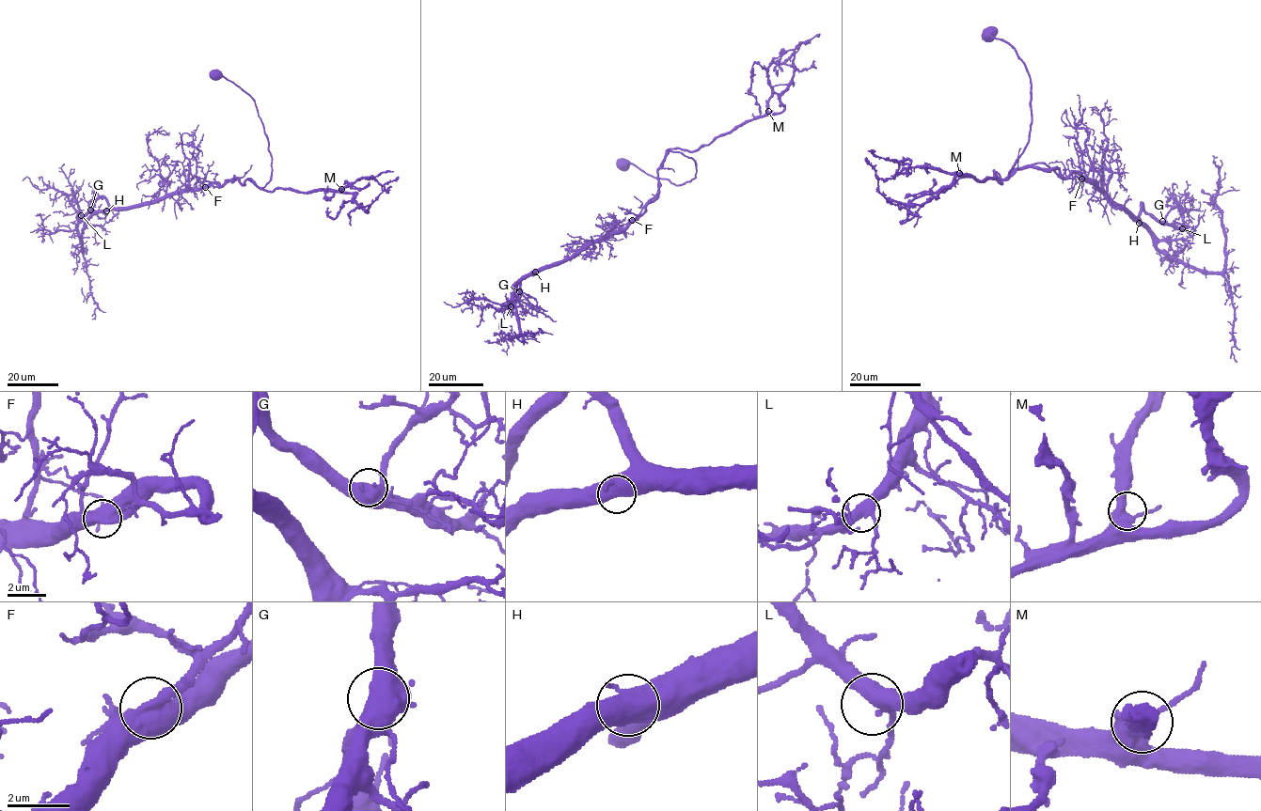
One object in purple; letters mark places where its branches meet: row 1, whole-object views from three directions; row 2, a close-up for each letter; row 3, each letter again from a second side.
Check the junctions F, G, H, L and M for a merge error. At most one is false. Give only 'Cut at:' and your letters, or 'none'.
Cut at: none

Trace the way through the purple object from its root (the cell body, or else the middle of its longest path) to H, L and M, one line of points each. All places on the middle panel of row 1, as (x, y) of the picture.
H: (622, 165), (677, 185), (697, 170), (691, 158), (667, 150), (659, 191), (622, 230), (535, 272)
L: (622, 165), (677, 185), (697, 170), (691, 158), (667, 150), (659, 191), (638, 215), (525, 276), (511, 306)
M: (622, 165), (633, 163), (677, 185), (688, 181), (696, 176), (696, 163), (670, 149), (697, 150), (768, 111)

